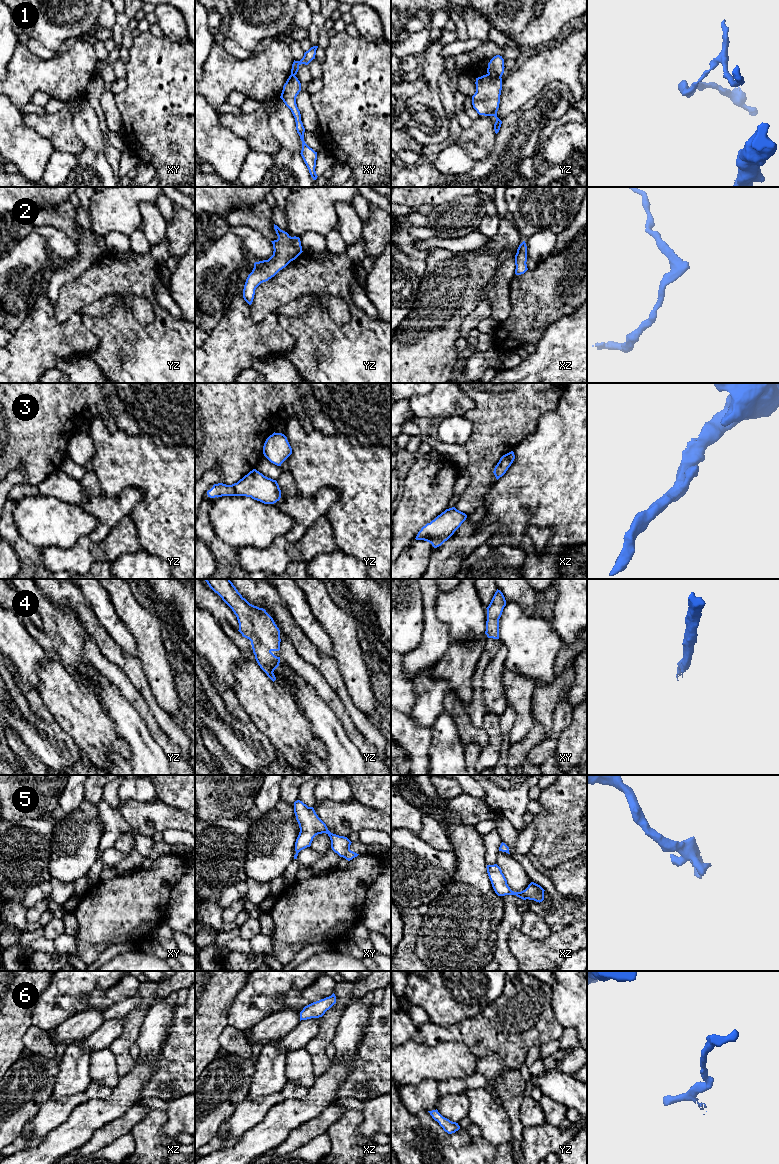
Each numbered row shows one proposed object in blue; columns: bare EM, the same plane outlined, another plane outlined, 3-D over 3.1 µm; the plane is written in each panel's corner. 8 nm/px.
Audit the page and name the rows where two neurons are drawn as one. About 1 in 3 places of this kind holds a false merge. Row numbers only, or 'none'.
1

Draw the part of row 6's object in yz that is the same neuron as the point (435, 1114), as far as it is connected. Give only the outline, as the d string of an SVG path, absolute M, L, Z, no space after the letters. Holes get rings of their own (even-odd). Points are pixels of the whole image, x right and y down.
M438 1110L428 1111L432 1118L439 1123L445 1132L448 1134L455 1133L460 1129L460 1126L456 1122L452 1122L449 1119L443 1117Z

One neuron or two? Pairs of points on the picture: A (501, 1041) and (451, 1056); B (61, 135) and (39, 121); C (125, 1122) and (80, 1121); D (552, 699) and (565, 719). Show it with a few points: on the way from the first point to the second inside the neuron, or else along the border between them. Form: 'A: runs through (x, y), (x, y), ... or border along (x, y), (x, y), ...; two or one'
A: border along (448, 1040), (461, 1042), (478, 1057); two
B: runs through (56, 130), (51, 125), (44, 124); one
C: border along (130, 1108), (119, 1117), (99, 1127), (92, 1136); two
D: border along (565, 698), (554, 712), (551, 729); two

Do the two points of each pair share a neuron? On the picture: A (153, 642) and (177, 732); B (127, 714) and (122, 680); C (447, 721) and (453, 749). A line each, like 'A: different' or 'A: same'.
A: different
B: different
C: same

